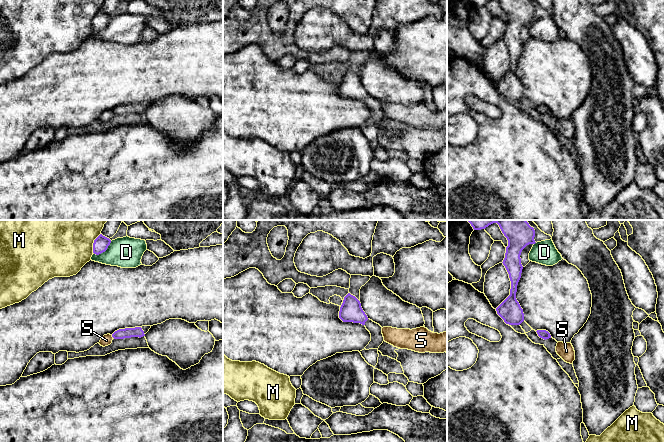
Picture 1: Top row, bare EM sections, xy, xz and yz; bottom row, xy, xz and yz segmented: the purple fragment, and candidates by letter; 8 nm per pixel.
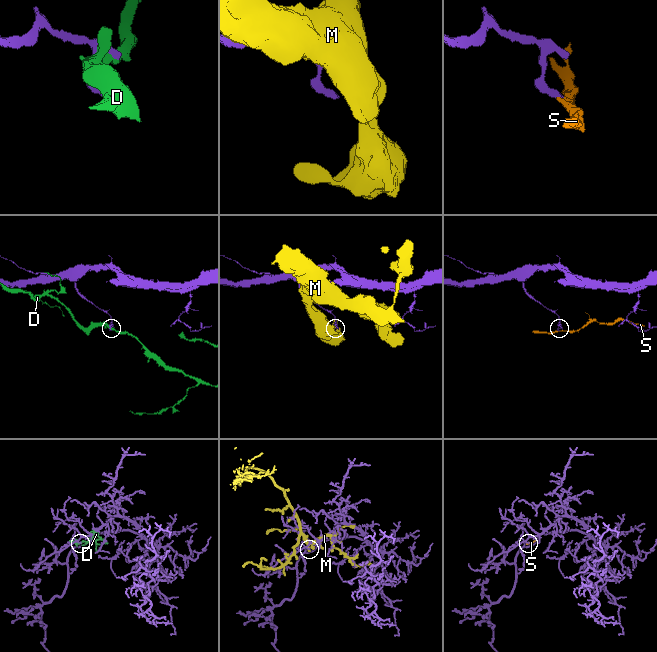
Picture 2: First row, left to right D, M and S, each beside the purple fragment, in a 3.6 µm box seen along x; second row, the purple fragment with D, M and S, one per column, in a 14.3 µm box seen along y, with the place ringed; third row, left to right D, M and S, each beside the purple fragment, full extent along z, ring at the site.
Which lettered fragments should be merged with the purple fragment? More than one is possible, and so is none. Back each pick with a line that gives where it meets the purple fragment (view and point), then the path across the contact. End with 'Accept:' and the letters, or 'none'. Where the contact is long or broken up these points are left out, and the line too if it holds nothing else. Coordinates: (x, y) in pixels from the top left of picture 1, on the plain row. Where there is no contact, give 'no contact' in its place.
Accept: none

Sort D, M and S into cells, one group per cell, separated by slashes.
D / M / S

